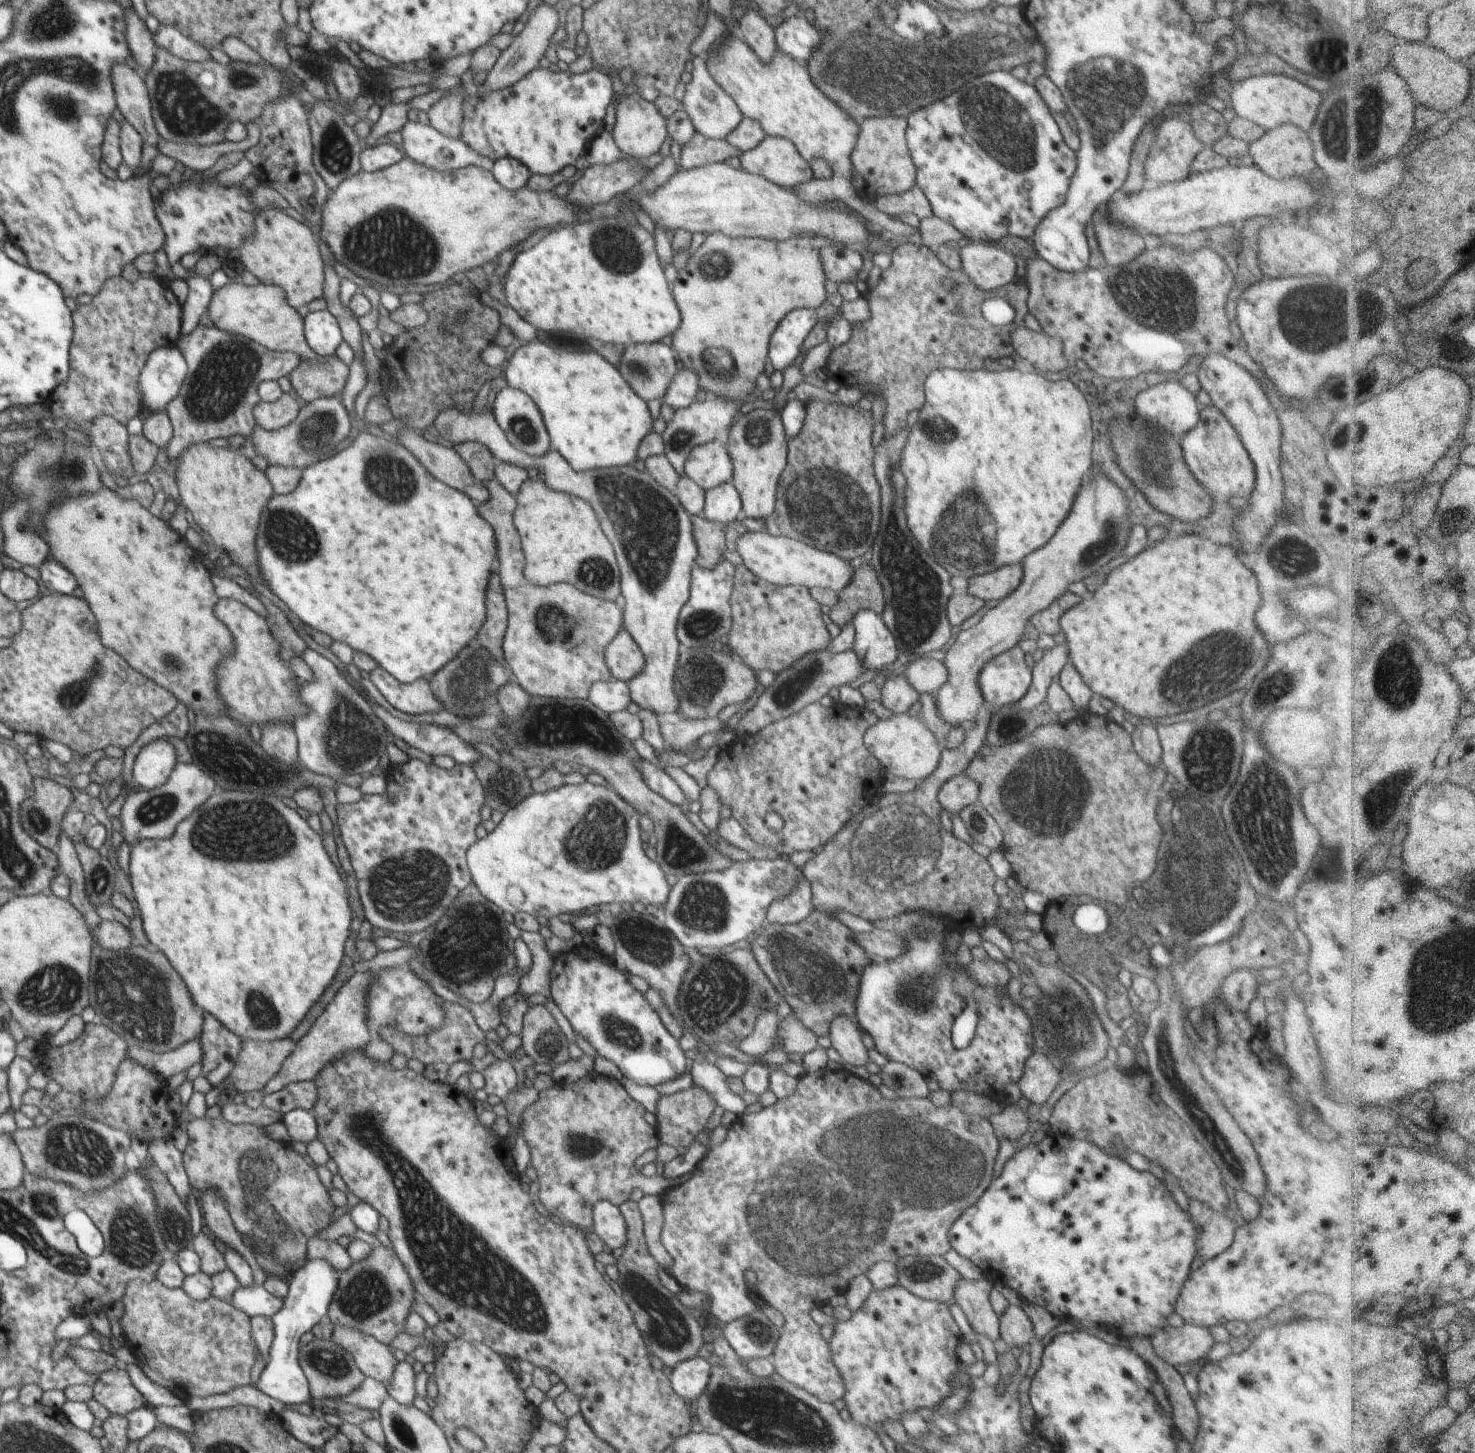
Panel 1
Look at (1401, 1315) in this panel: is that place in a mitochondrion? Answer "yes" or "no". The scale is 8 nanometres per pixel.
no

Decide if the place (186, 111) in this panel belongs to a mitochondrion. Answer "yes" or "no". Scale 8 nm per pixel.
yes

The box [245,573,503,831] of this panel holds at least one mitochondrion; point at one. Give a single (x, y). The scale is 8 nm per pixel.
(347, 738)

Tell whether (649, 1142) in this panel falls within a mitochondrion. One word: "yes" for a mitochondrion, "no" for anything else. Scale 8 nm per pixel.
no

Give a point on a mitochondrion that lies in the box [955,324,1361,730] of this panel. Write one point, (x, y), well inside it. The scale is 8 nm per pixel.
(1222, 664)

